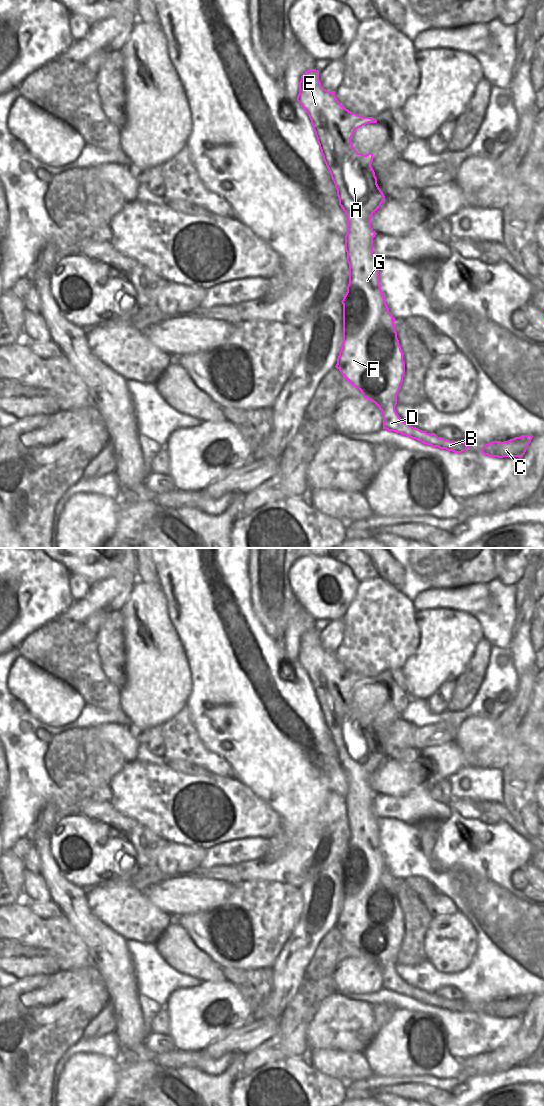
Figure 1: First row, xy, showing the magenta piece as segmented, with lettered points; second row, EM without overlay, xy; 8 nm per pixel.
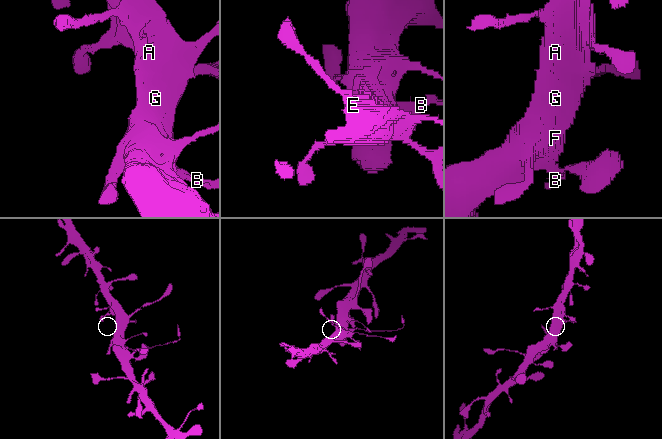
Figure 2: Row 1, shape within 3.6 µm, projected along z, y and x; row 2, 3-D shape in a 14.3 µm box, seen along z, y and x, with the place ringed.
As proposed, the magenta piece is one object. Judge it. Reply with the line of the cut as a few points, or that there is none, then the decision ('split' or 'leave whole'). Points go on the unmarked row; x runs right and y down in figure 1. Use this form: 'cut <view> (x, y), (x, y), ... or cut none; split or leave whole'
cut xy (429, 993), (420, 1000); split

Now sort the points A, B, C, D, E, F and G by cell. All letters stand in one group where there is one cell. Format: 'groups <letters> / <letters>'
groups A D E F G / B C

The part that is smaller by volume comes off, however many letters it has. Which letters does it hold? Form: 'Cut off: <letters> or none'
Cut off: B, C

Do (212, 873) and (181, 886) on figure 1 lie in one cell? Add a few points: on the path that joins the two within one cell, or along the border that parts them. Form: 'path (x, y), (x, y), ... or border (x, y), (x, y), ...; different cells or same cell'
border (188, 875), (219, 878), (226, 882); different cells

